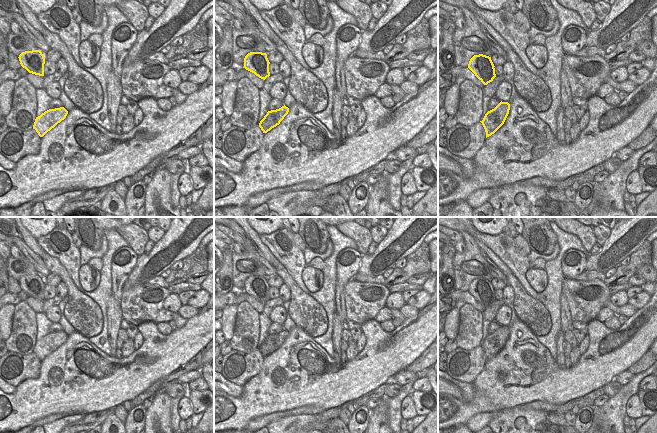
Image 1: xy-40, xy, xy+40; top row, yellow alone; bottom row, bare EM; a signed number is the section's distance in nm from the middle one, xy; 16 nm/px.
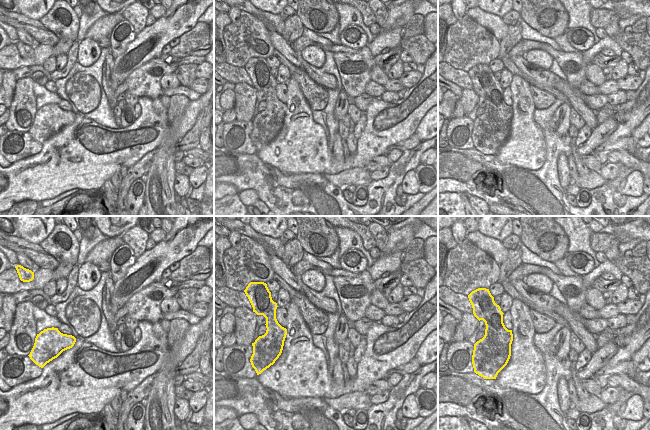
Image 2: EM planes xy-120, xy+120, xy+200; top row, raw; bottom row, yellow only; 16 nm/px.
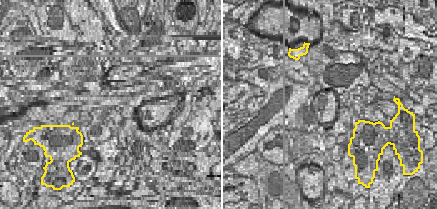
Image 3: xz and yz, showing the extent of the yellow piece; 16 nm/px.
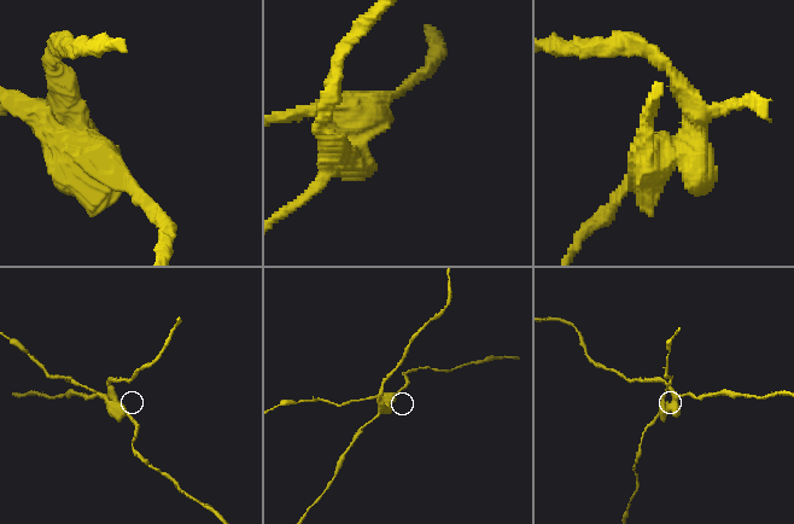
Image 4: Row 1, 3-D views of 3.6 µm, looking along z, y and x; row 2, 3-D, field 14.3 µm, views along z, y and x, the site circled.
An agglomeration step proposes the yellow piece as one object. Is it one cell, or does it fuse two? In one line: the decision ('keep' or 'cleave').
cleave

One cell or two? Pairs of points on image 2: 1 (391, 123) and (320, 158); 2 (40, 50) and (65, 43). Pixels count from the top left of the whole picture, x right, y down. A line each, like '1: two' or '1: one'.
1: one
2: two

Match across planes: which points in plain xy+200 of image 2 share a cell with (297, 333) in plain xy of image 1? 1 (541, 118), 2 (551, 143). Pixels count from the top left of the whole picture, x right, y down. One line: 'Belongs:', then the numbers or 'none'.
Belongs: none

